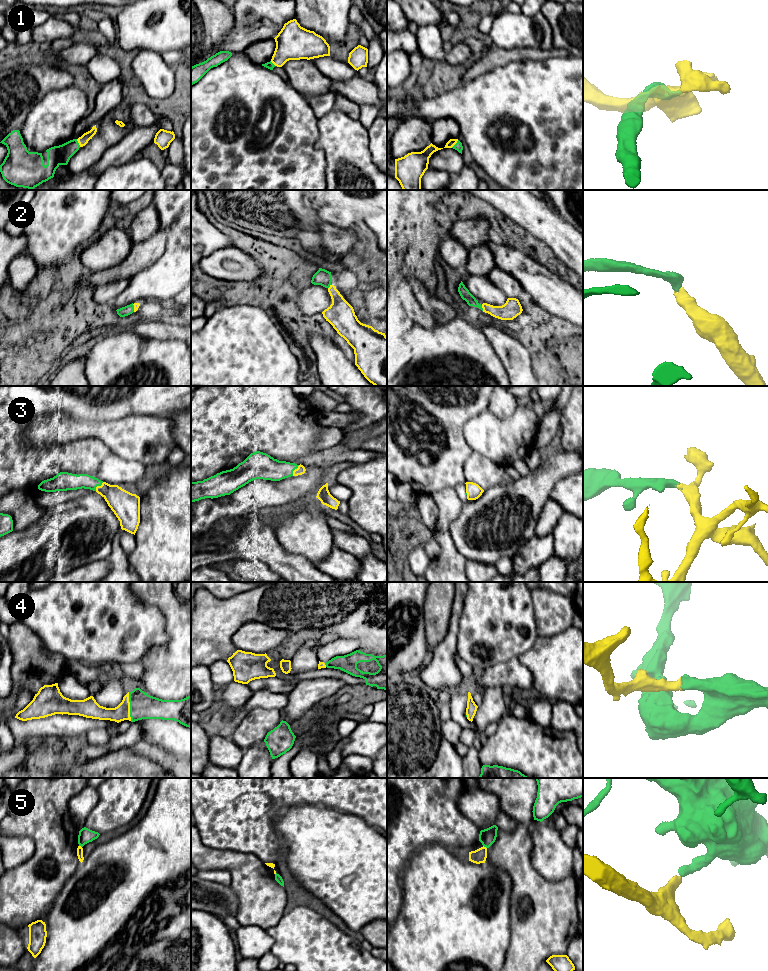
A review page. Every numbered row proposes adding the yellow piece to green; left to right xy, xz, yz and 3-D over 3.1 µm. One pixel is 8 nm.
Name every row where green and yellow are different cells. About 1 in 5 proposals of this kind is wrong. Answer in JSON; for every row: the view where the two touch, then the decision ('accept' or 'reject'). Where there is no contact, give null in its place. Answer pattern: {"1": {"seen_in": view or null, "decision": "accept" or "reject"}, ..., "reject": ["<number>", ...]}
{"1": {"seen_in": "xy", "decision": "accept"}, "2": {"seen_in": "yz", "decision": "accept"}, "3": {"seen_in": "xy", "decision": "accept"}, "4": {"seen_in": "xy", "decision": "accept"}, "5": {"seen_in": "yz", "decision": "reject"}, "reject": ["5"]}

